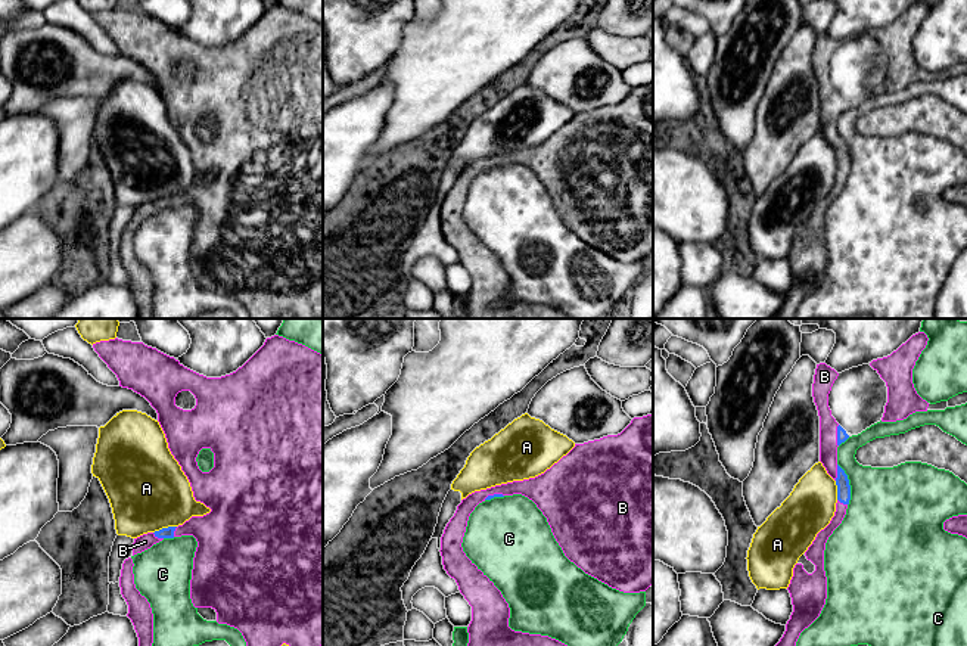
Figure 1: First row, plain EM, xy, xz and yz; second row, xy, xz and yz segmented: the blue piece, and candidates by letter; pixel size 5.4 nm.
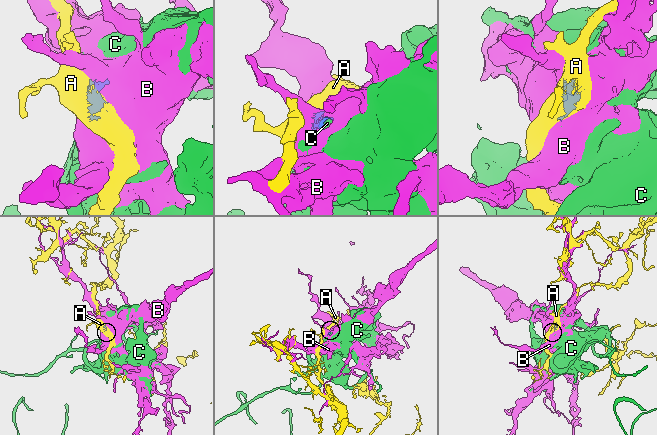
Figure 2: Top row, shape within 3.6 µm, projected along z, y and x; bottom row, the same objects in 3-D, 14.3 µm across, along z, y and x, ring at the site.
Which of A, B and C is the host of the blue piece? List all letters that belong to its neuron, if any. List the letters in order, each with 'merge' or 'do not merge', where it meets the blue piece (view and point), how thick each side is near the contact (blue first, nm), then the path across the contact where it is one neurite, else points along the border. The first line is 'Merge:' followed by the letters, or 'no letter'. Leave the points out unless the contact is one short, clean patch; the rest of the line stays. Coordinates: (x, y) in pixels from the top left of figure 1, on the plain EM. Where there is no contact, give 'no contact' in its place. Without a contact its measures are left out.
Merge: B
A: do not merge; contact xy (164, 198); calibres 60 and 440 nm
B: merge; contact yz (838, 105); calibres 60 and 100 nm
C: do not merge; contact yz (848, 154); calibres 80 and 420 nm

